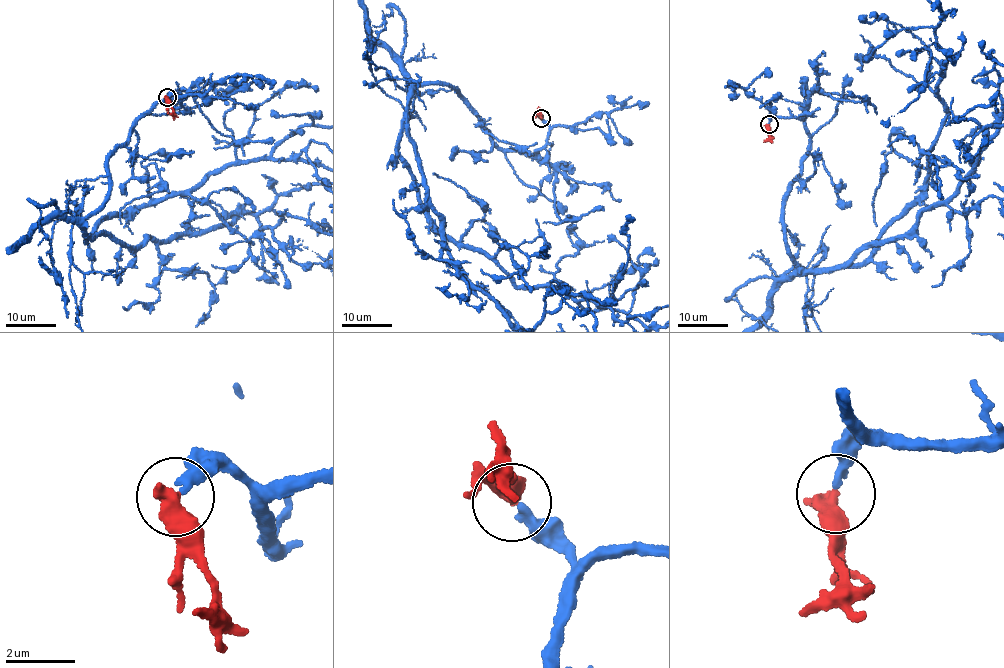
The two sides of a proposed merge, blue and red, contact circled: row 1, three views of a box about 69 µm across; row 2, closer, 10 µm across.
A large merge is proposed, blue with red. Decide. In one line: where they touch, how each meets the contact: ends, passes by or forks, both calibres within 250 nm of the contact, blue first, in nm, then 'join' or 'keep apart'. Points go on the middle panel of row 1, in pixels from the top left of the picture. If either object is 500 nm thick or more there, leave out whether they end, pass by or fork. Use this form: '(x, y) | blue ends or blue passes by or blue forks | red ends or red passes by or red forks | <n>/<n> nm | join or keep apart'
(541, 118) | 280/550 nm | join

